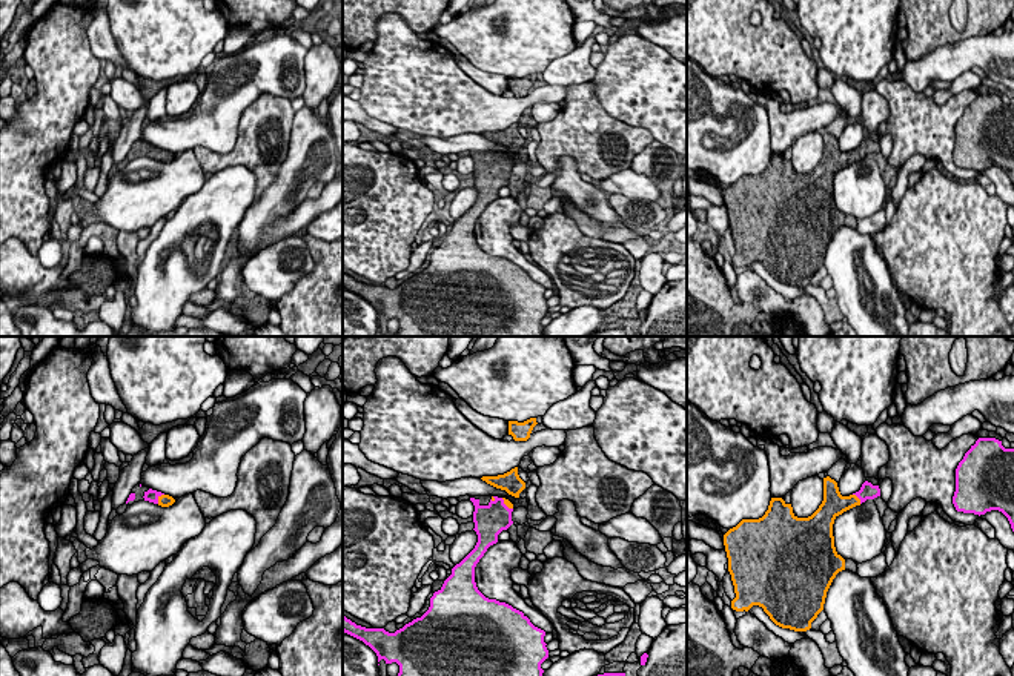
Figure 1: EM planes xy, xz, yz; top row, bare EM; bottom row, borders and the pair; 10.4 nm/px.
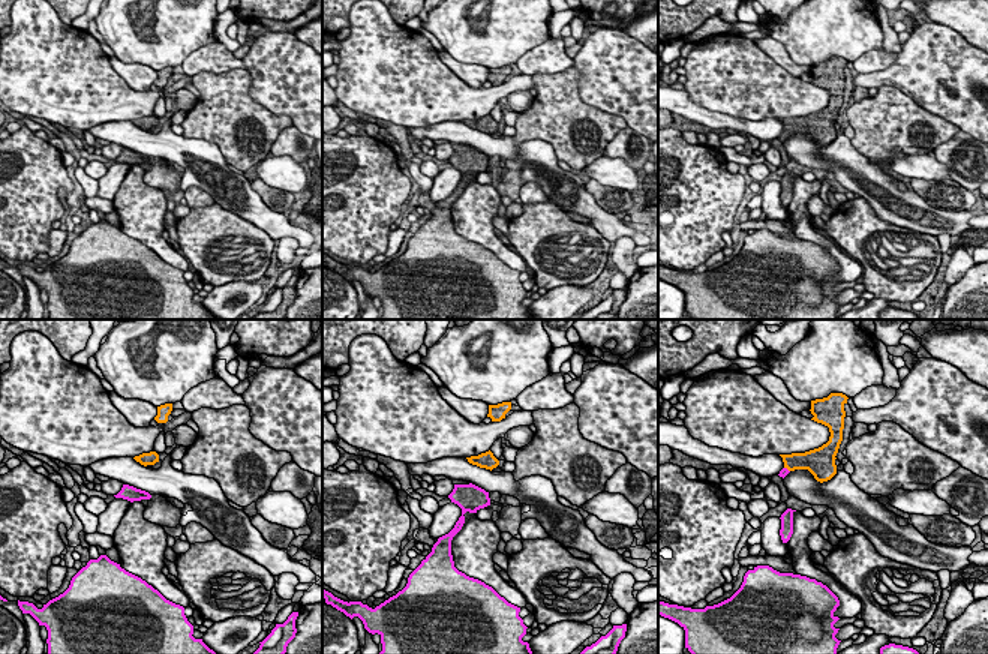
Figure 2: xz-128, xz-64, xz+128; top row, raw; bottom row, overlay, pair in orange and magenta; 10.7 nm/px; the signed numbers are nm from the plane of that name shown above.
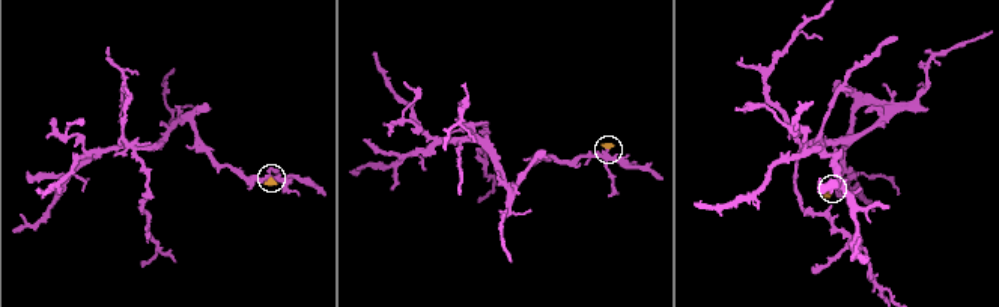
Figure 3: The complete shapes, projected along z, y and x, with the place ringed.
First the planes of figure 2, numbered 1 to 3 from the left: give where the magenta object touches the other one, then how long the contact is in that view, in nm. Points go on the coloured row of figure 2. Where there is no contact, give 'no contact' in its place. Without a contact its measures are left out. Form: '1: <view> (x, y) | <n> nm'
1: no contact
2: no contact
3: xz+128 (787, 468) | 80 nm

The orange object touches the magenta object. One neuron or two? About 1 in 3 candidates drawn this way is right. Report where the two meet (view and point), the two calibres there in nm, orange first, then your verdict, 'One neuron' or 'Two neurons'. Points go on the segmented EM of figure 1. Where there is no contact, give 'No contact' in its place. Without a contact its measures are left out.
Touches orange at xy (159, 498). Thickness 130 nm (orange) against 130 nm. One neuron

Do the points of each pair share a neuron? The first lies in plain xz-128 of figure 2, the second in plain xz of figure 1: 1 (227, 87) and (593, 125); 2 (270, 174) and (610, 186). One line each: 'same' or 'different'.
1: same
2: same

